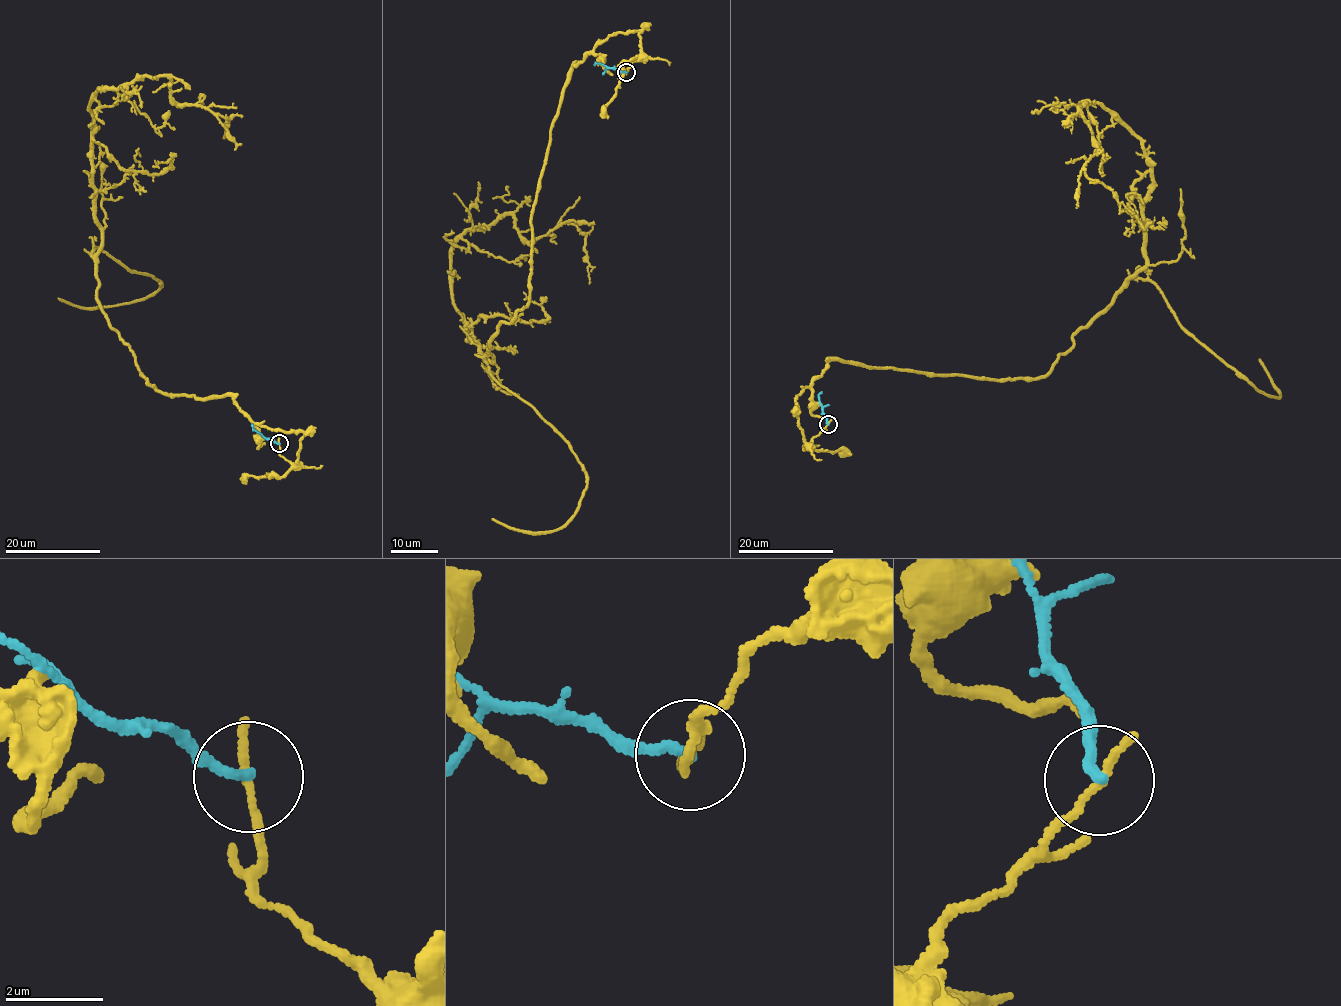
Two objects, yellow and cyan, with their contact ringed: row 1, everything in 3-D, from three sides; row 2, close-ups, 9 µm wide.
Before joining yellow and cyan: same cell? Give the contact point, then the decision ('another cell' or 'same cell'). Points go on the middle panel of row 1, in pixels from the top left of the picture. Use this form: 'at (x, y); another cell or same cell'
at (626, 72); another cell

